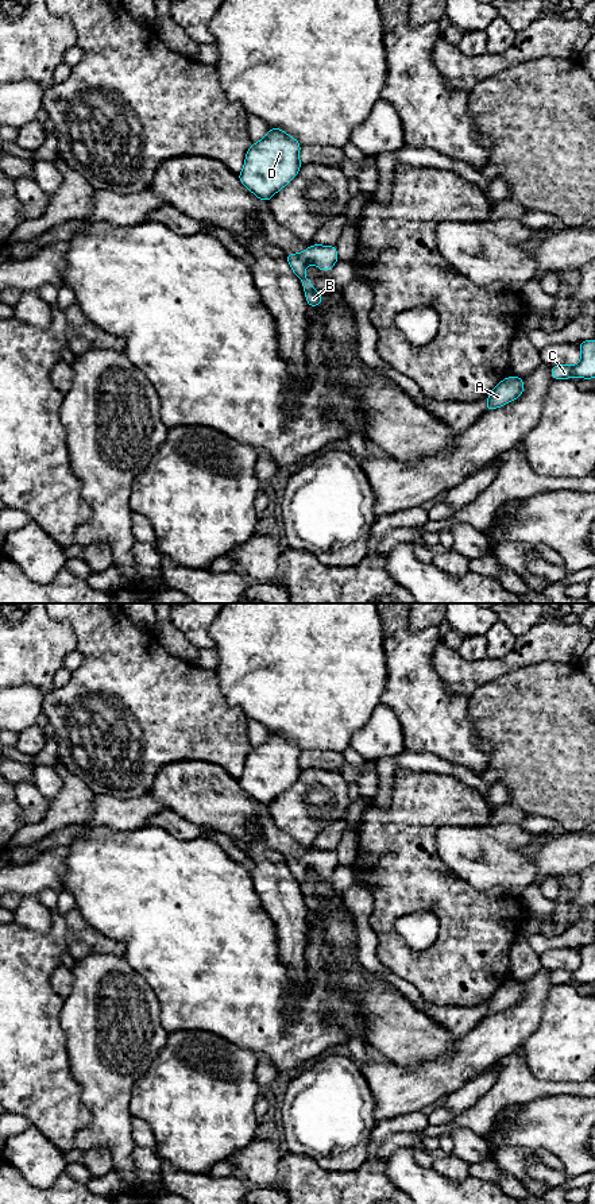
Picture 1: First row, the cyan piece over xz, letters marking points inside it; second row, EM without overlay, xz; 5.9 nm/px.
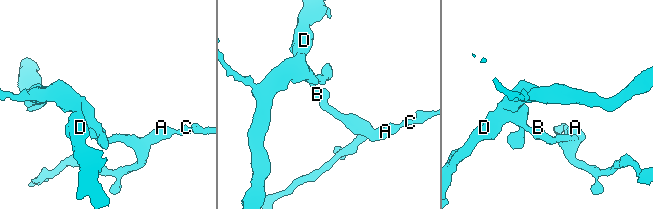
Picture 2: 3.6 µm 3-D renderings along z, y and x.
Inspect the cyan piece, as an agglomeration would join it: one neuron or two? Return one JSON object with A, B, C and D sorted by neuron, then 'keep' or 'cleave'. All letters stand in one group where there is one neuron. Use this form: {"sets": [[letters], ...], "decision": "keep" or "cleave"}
{"sets": [["A", "B", "C", "D"]], "decision": "keep"}

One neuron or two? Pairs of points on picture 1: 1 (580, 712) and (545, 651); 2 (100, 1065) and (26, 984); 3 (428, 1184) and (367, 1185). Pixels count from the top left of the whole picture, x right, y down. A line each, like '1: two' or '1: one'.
1: two
2: two
3: two

